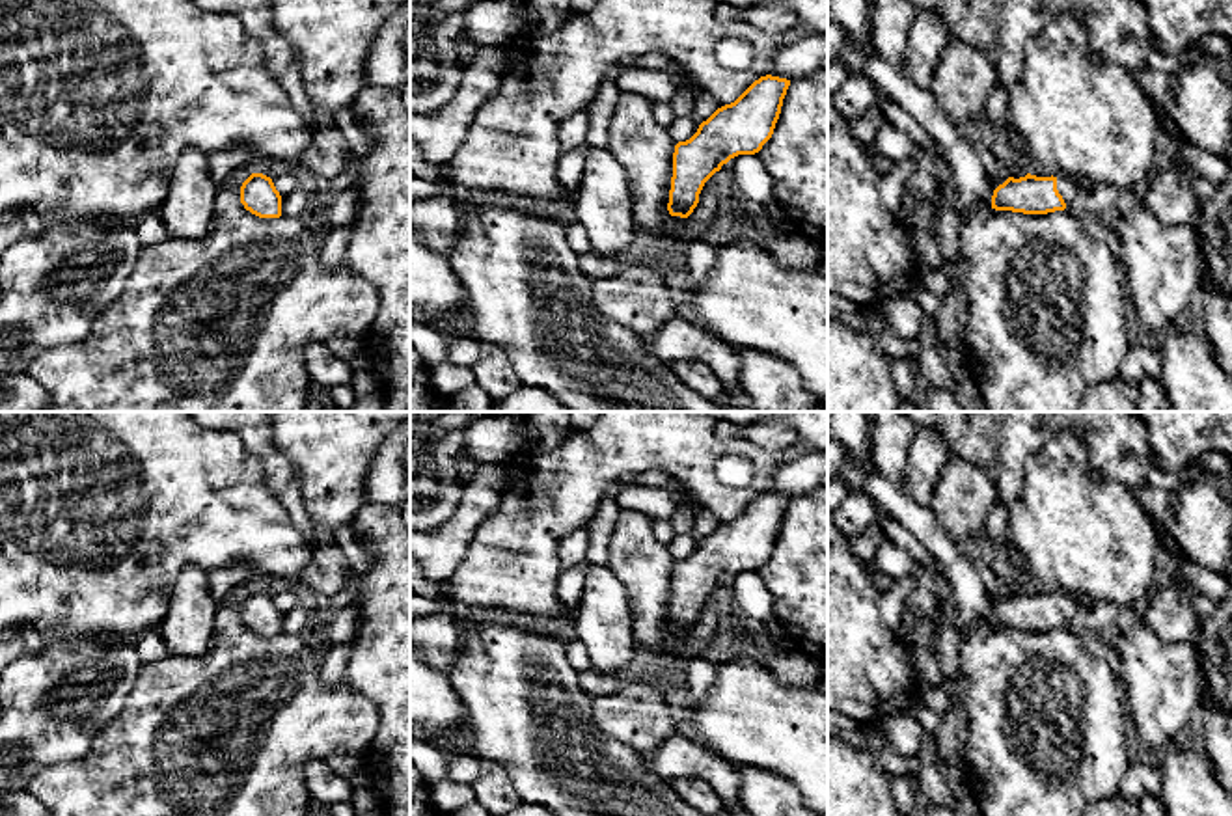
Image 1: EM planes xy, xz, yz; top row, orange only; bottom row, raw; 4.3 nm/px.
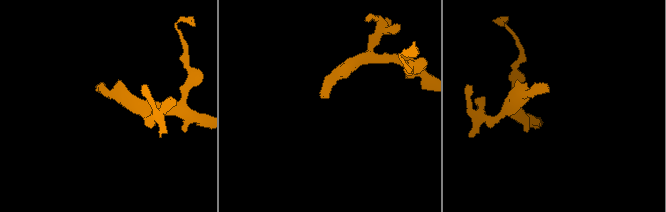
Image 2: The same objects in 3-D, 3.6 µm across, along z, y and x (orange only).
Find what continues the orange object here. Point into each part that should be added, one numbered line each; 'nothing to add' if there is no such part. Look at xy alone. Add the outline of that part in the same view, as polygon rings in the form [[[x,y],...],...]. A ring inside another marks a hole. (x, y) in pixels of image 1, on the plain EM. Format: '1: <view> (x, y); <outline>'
nothing to add

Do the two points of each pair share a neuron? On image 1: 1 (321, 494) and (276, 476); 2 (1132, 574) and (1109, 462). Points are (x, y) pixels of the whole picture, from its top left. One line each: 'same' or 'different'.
1: different
2: different

